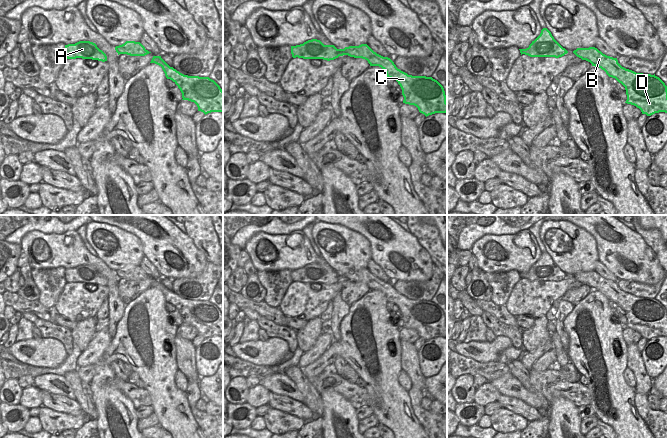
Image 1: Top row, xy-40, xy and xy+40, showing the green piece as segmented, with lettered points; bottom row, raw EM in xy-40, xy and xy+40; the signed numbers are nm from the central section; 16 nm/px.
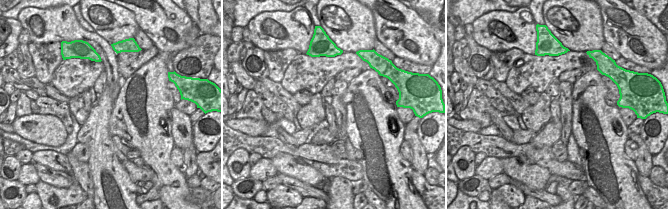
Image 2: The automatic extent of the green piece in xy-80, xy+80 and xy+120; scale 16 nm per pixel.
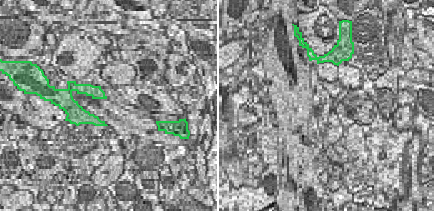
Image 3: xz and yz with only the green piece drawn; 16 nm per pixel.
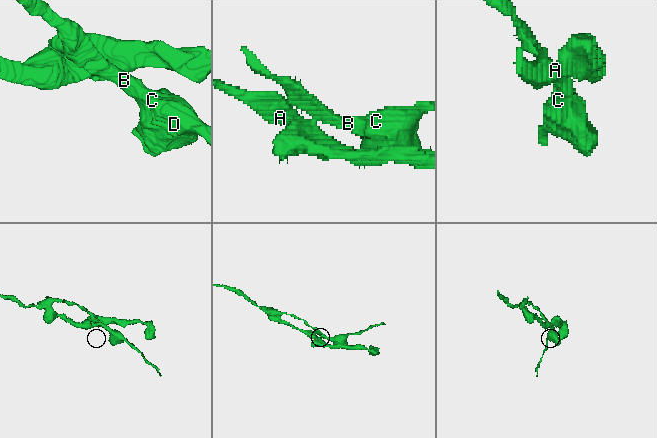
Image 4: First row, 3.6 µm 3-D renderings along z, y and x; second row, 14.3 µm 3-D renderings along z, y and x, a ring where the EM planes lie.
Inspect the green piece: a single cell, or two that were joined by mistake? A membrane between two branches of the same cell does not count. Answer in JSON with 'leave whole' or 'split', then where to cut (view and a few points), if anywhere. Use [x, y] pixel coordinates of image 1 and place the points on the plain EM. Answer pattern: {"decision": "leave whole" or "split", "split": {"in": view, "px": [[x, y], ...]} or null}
{"decision": "split", "split": {"in": "xy", "px": [[339, 273], [340, 279]]}}

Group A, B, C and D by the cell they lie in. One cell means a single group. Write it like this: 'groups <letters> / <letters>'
groups A / B C D

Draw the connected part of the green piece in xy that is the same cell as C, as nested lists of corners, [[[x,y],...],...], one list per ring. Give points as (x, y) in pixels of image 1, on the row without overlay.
[[[367,268],[345,271],[340,275],[340,280],[362,282],[367,284],[370,290],[384,293],[387,301],[396,304],[400,309],[403,327],[416,330],[426,341],[447,336],[444,312],[432,301],[408,299],[398,293],[390,282],[377,278]]]

